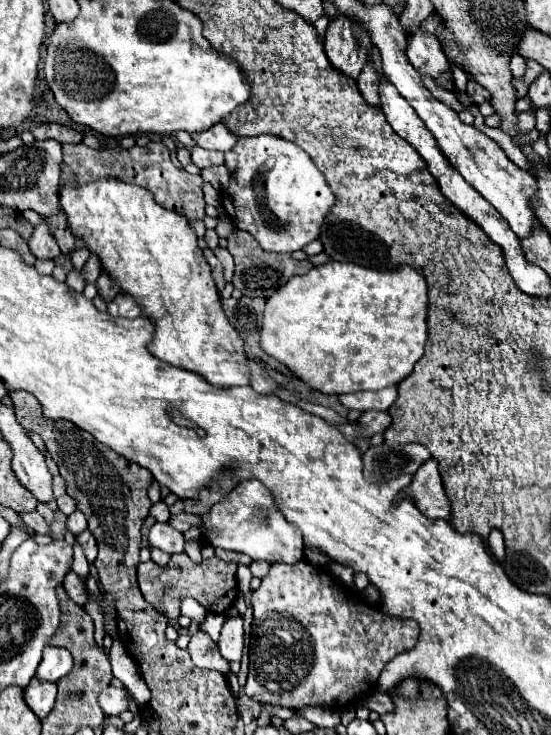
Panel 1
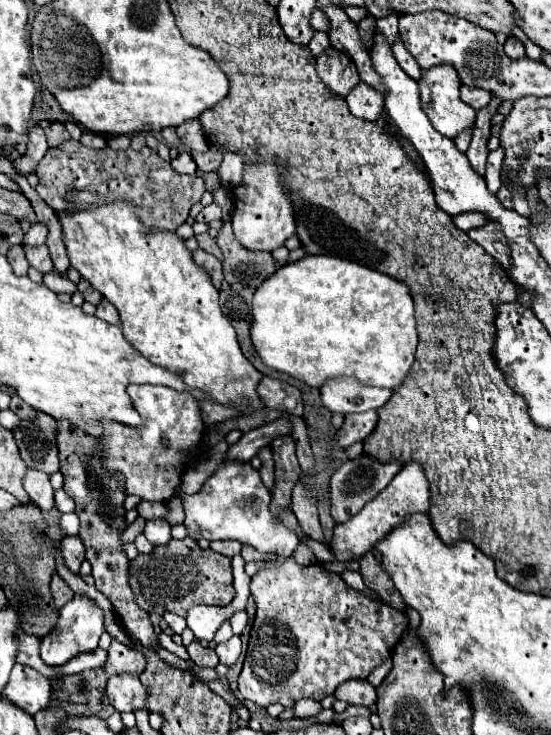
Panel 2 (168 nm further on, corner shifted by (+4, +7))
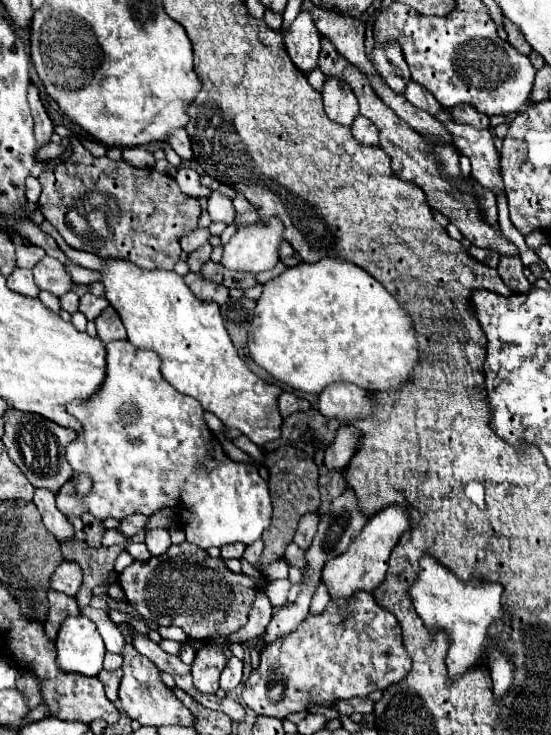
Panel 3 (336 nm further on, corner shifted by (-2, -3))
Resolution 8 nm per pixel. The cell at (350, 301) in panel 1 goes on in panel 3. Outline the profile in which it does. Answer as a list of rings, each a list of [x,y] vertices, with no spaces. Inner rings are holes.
[[[322,258],[314,264],[306,264],[306,262],[300,262],[292,268],[286,268],[280,276],[268,280],[264,284],[264,292],[262,296],[258,298],[256,302],[256,310],[254,310],[254,320],[252,320],[252,326],[250,326],[250,332],[248,332],[248,350],[250,350],[250,356],[252,360],[262,366],[270,376],[274,376],[276,380],[292,386],[294,390],[300,390],[300,392],[308,392],[308,394],[320,394],[326,386],[334,384],[334,382],[352,382],[360,388],[366,388],[368,392],[376,392],[376,390],[390,390],[390,388],[398,388],[404,380],[408,380],[408,376],[412,374],[414,366],[418,364],[418,338],[414,334],[414,328],[412,328],[412,320],[410,316],[404,312],[404,308],[396,302],[394,296],[388,294],[388,290],[378,282],[374,280],[366,270],[350,264],[348,260],[338,260],[338,258]]]

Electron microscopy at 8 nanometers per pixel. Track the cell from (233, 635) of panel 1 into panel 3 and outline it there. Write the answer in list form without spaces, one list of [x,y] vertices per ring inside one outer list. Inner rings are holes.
[[[232,656],[226,664],[226,668],[222,670],[222,676],[220,676],[220,688],[224,692],[228,690],[234,690],[242,680],[242,660],[238,660],[236,656]]]

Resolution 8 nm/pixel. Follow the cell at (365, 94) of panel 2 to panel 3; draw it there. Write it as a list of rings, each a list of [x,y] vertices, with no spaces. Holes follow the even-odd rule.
[[[358,116],[352,124],[352,134],[354,138],[364,144],[364,146],[378,146],[378,132],[374,128],[374,124],[370,120],[366,120],[364,116]]]

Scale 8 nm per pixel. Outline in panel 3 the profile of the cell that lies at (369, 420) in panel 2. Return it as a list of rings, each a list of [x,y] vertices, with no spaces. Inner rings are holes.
[[[342,426],[336,434],[334,444],[328,446],[324,452],[324,466],[328,470],[344,468],[350,462],[350,458],[354,456],[356,446],[358,446],[358,432],[354,428]]]

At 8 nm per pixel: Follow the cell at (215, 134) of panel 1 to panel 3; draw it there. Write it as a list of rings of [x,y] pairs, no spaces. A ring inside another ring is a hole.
[[[184,128],[174,130],[174,132],[166,138],[166,142],[170,144],[170,148],[172,148],[182,160],[192,160],[192,144],[190,144],[190,138],[188,138],[188,134],[186,134]]]

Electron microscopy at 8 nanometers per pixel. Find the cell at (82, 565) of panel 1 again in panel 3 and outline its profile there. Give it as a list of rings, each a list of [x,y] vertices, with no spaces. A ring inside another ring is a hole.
[[[86,616],[66,618],[56,636],[58,666],[64,672],[98,676],[102,670],[104,642],[96,624]]]

